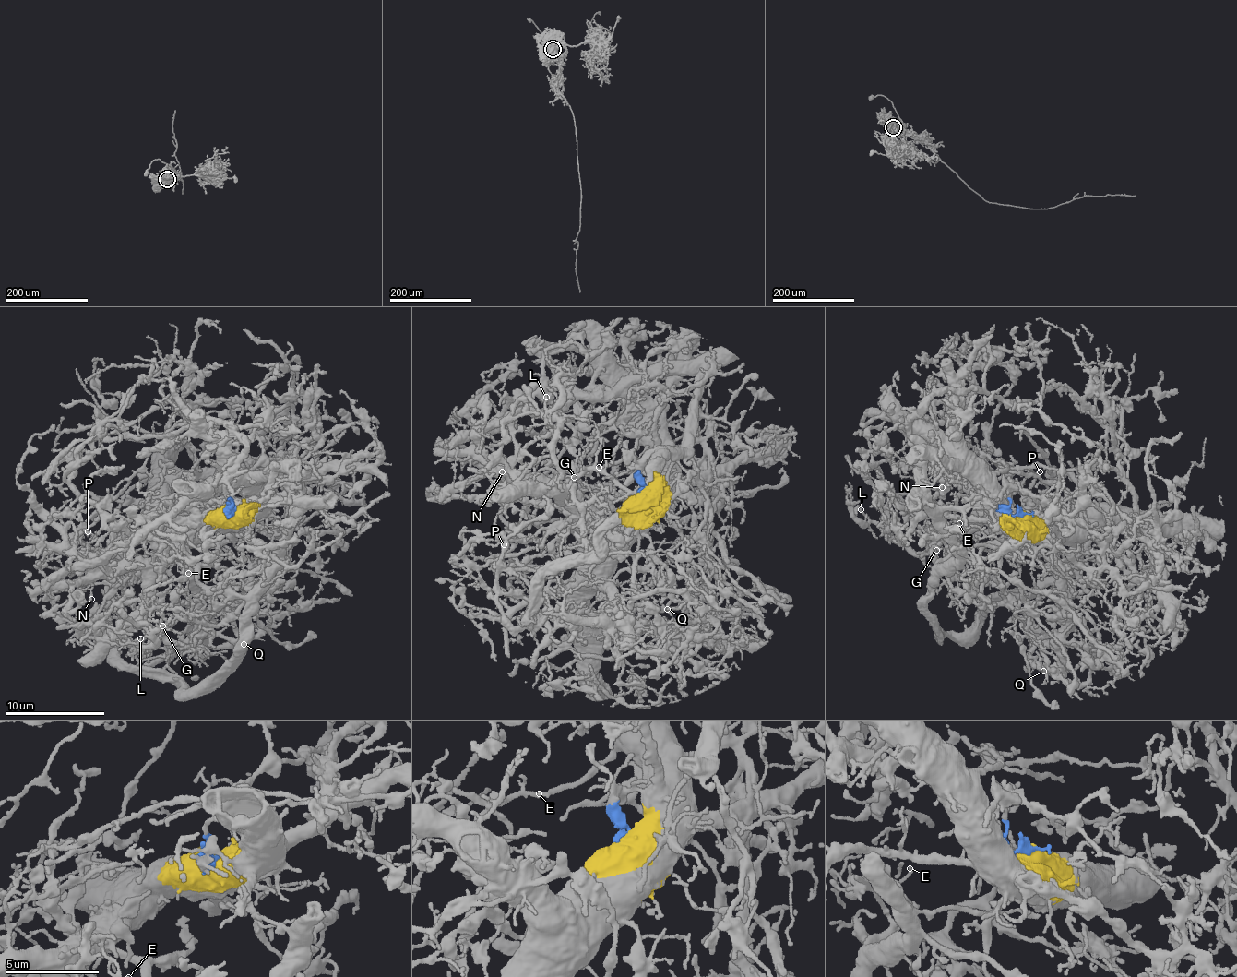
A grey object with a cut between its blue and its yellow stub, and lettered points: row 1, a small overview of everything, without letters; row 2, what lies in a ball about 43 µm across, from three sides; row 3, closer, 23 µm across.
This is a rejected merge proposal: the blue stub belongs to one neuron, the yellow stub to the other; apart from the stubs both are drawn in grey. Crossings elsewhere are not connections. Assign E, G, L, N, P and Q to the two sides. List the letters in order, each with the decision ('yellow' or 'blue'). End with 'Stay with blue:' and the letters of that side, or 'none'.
E: yellow
G: yellow
L: yellow
N: yellow
P: yellow
Q: yellow
Stay with blue: none

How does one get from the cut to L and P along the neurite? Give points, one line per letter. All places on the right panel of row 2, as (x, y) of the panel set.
L: (1024, 516), (1027, 523), (1004, 517), (945, 531), (920, 553), (900, 546), (860, 508)
P: (1024, 516), (1024, 512), (1029, 520), (1026, 515), (1006, 524), (1023, 508), (1021, 482), (1035, 468), (1040, 470)

